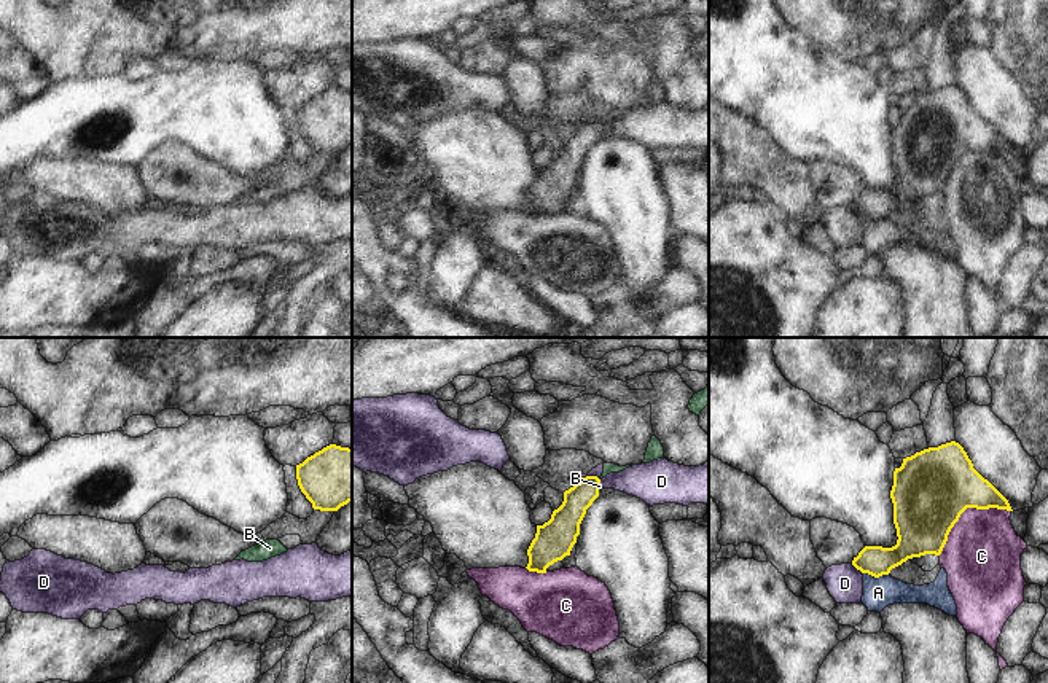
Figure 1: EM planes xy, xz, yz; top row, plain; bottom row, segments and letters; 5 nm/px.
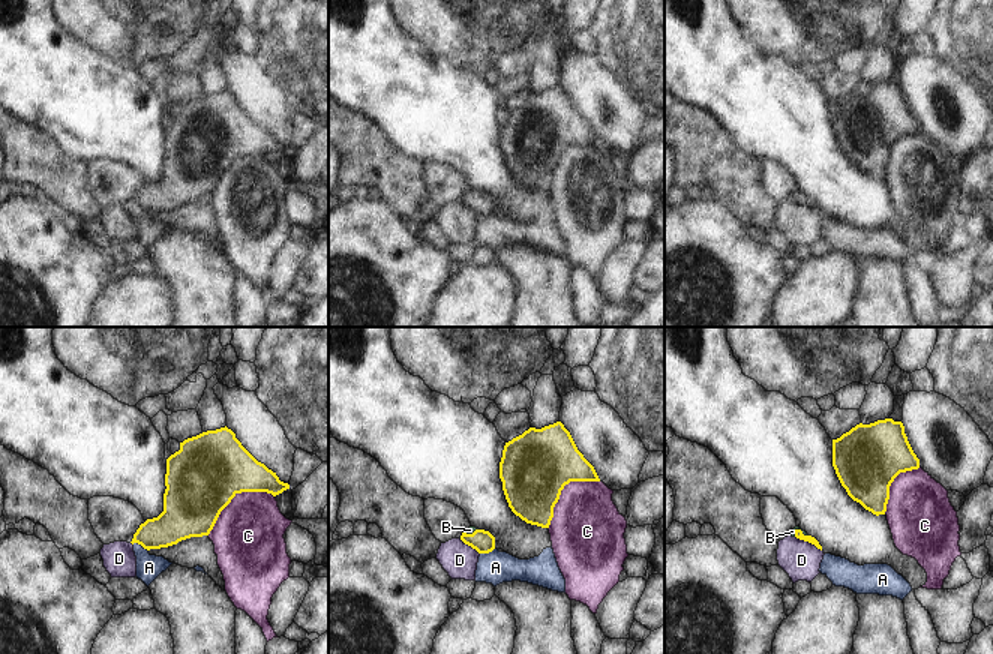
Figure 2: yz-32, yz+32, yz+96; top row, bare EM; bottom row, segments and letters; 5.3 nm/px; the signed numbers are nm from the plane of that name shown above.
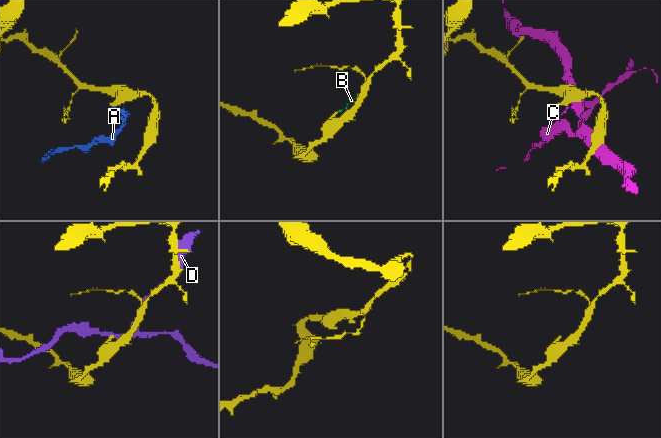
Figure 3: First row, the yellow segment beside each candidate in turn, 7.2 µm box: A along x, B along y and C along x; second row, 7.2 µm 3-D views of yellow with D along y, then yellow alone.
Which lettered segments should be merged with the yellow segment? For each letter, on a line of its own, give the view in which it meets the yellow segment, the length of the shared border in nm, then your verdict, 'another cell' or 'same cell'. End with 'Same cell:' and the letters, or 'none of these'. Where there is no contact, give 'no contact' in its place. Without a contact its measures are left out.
A: yz | 140 nm | another cell
B: xz | 40 nm | same cell
C: yz | 440 nm | another cell
D: xz | 90 nm | another cell
Same cell: B

